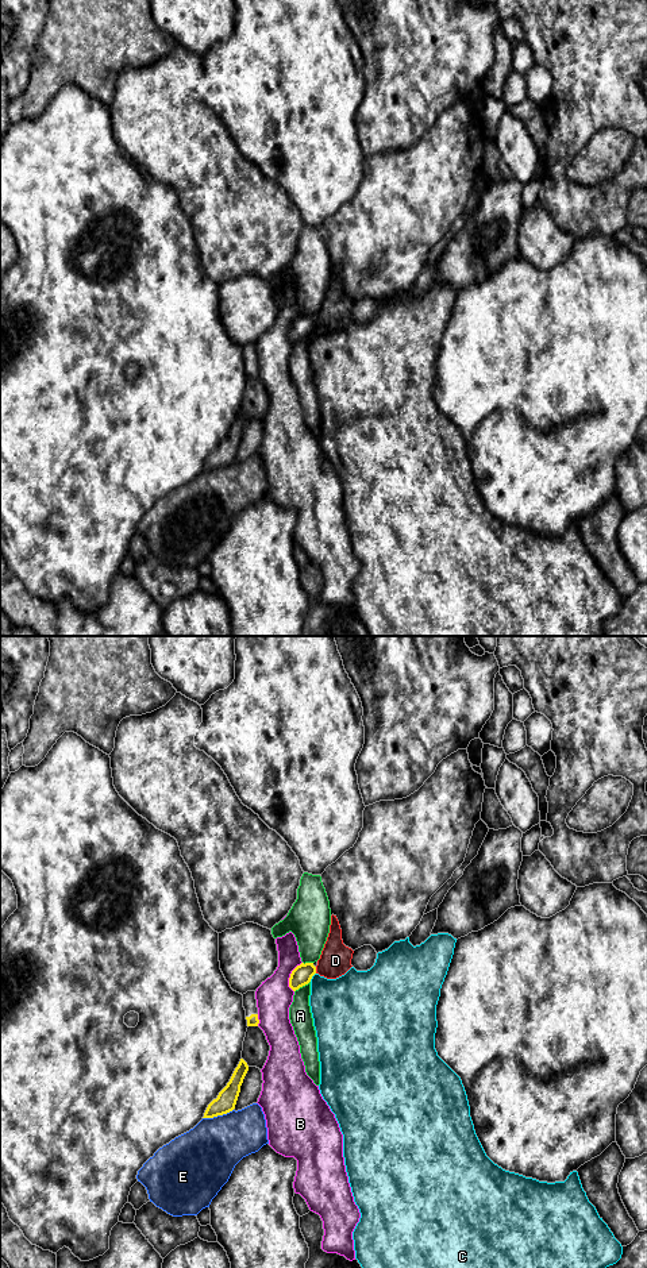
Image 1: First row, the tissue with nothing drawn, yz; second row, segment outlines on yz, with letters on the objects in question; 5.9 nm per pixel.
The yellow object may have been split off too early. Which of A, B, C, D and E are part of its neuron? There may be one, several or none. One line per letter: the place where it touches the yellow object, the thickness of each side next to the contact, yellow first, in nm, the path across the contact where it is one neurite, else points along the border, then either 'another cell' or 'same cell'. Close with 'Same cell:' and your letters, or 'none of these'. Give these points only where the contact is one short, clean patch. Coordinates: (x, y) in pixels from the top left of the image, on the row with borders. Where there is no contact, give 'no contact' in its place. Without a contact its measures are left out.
A: yz (301, 986) | 120/140 nm | another cell
B: yz (291, 976) | 120/220 nm | another cell
C: yz (312, 975) | 120/340 nm | another cell
D: yz (315, 970) | 120/190 nm | along yz (315, 967), (316, 972) | another cell
E: yz (218, 1114) | 120/360 nm | another cell
Same cell: none of these

